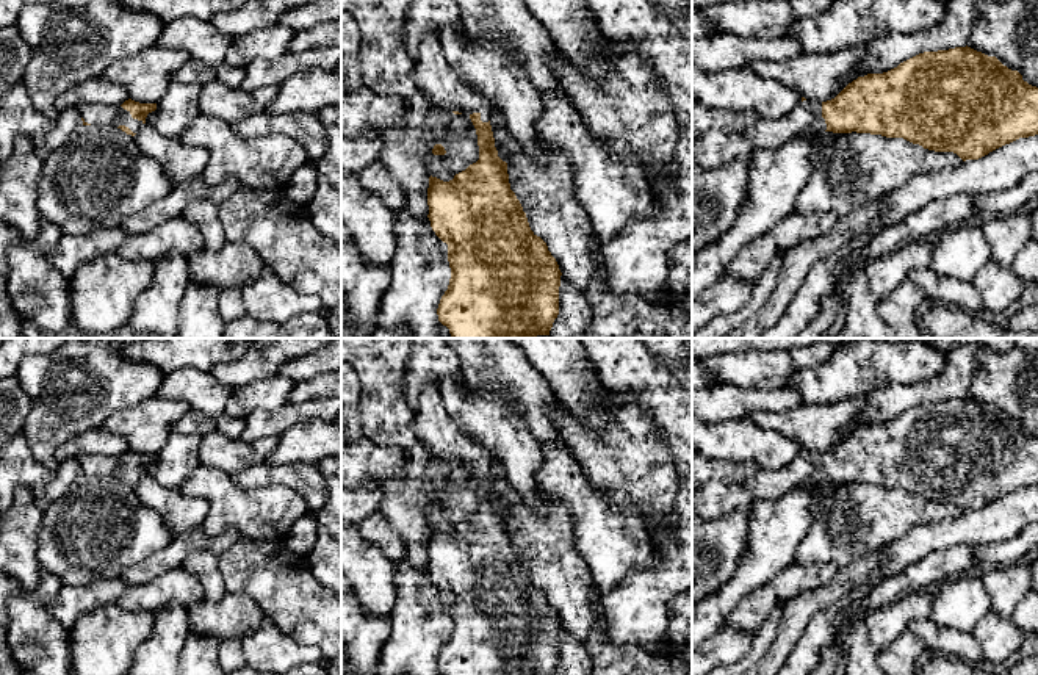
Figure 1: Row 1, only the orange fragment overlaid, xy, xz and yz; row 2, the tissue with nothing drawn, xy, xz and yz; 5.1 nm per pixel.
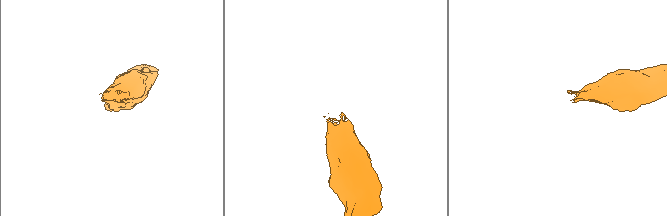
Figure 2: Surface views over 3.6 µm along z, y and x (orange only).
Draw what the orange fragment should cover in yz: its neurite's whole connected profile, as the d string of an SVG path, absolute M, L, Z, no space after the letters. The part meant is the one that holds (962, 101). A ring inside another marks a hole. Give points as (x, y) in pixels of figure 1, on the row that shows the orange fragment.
M968 45L919 53L888 72L858 77L831 100L802 97L800 103L813 111L814 124L797 138L822 132L870 133L903 138L935 152L953 152L963 161L1038 135L1038 88L996 56Z

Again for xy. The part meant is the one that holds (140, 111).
M132 99L122 105L80 105L83 125L114 125L135 136L136 132L146 124L149 113L157 110L157 103L139 103Z

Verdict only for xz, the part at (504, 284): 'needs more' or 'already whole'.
needs more

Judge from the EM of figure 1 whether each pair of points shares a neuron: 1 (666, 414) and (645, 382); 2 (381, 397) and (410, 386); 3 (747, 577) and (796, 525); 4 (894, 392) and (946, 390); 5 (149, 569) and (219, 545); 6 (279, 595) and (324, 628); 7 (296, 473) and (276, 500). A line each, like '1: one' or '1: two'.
1: one
2: two
3: one
4: one
5: one
6: one
7: two

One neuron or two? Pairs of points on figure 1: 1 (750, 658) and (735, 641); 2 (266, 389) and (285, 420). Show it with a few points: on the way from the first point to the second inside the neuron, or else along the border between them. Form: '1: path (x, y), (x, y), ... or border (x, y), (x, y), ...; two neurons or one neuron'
1: border (753, 635), (750, 649), (741, 658); two neurons
2: border (287, 401), (274, 409), (255, 409), (246, 418); two neurons

